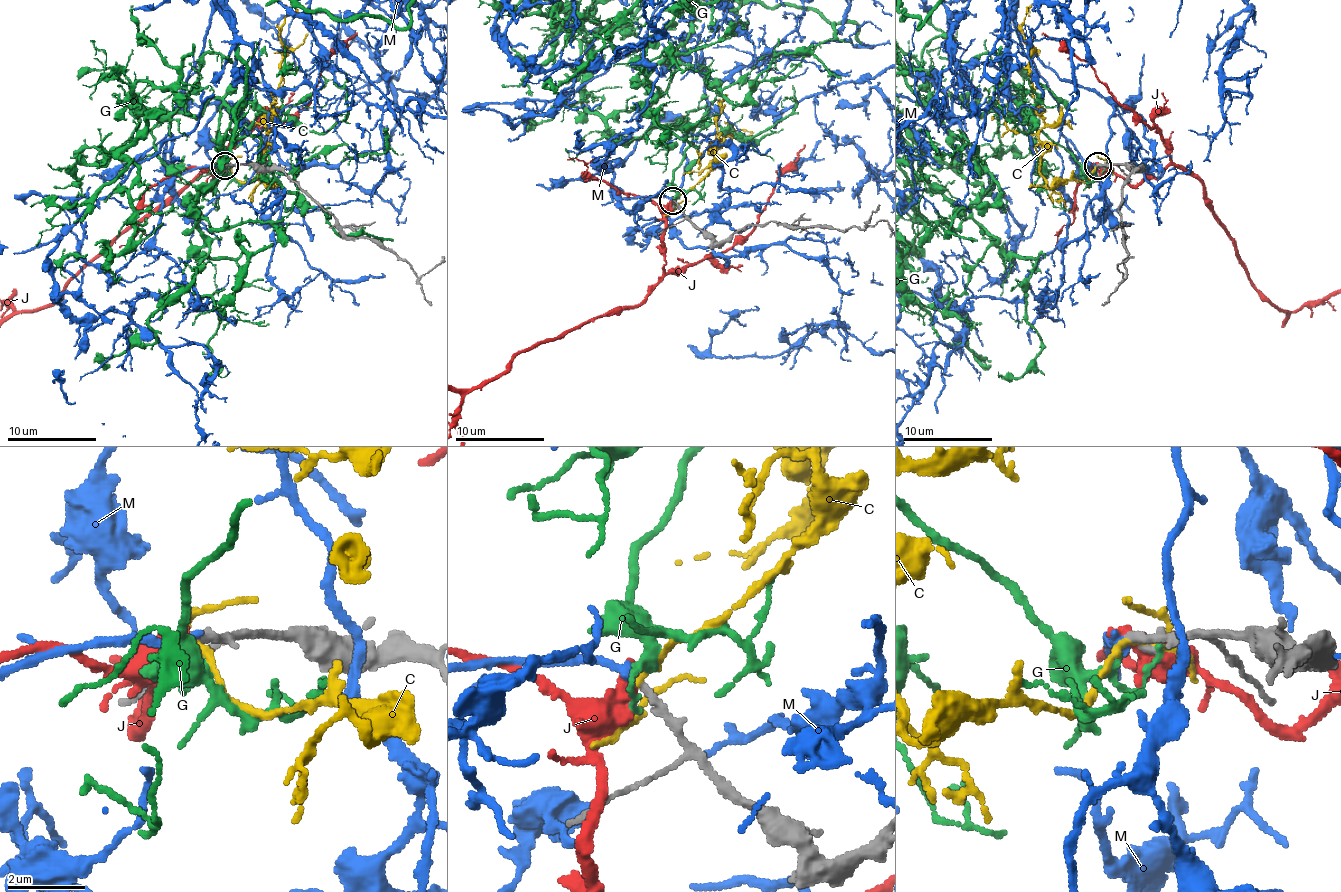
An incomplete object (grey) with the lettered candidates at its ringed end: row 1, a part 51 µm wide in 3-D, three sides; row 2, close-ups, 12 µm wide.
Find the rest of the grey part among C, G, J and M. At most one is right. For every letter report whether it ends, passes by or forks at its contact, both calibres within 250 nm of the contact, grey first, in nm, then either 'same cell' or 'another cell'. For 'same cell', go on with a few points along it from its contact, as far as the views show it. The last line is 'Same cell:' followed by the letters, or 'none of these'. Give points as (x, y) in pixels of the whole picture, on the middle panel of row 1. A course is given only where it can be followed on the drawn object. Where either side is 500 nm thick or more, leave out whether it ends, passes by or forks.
C: it forks; calibres 200 and 120 nm; another cell
G: it ends; calibres 140 and 130 nm; another cell
J: calibres 200 and 600 nm; another cell
M: it ends; calibres 240 and 280 nm; same cell
Same cell: M

